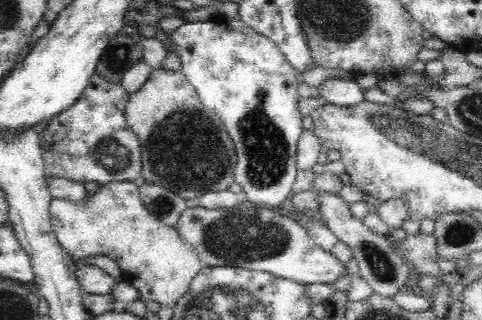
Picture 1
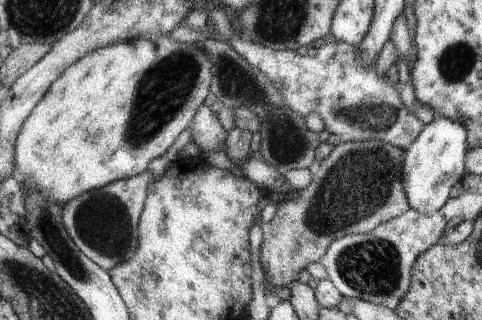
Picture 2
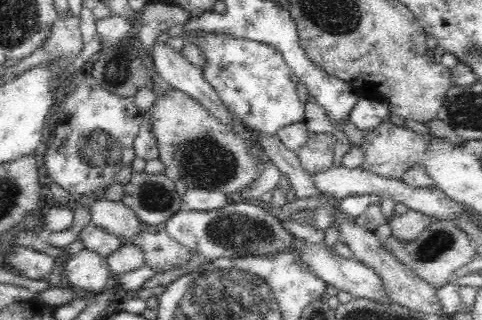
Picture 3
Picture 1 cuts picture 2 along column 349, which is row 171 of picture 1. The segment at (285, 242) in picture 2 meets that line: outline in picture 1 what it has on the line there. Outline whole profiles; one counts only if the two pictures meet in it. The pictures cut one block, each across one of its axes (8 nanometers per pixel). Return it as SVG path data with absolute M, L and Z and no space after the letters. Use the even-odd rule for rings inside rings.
M154 70L144 86L130 94L124 120L128 130L140 138L142 178L146 184L158 184L186 200L228 190L234 182L236 146L222 120L202 104L182 70Z

